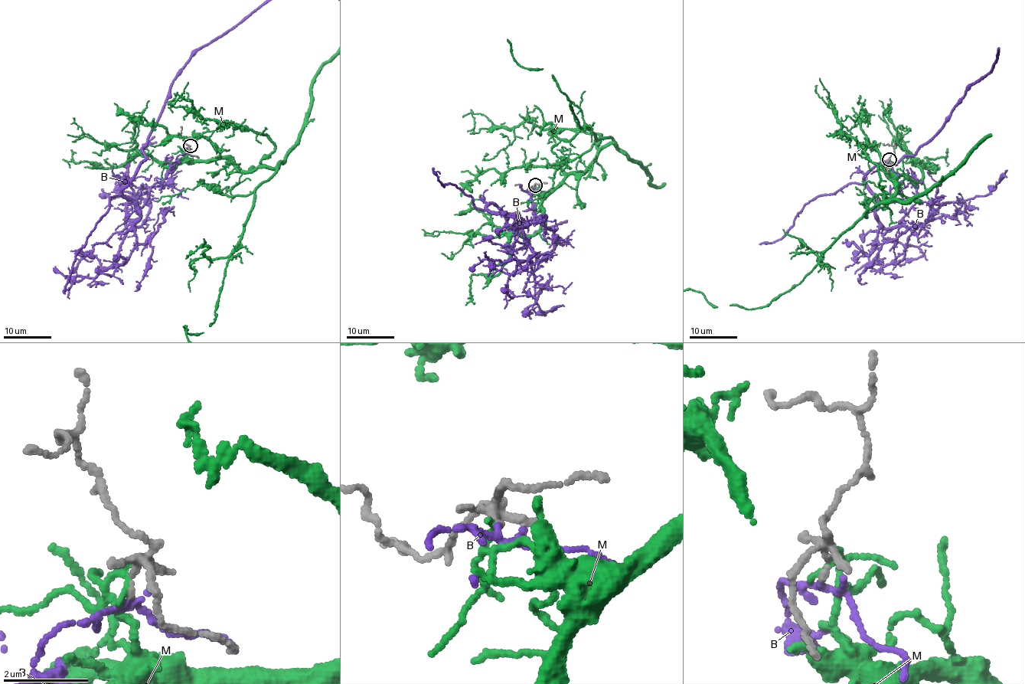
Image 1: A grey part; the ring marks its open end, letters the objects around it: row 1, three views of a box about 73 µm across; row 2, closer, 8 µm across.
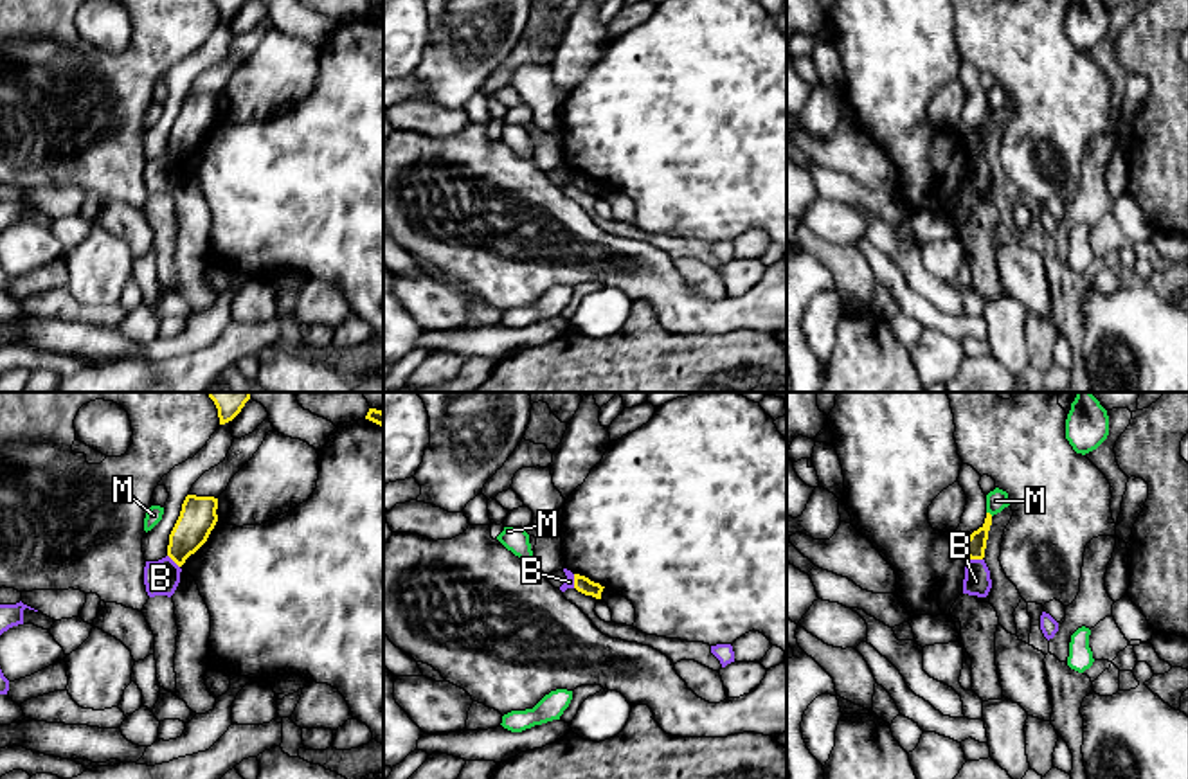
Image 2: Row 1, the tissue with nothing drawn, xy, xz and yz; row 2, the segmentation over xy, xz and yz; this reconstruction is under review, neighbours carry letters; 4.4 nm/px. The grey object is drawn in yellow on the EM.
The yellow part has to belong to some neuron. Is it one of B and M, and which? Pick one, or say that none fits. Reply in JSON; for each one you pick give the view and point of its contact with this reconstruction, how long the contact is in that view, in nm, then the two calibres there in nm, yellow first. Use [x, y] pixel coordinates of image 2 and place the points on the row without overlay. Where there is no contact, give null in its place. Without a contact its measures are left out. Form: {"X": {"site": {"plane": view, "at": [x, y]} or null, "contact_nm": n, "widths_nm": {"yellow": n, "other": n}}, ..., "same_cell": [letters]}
{"same_cell": []}

